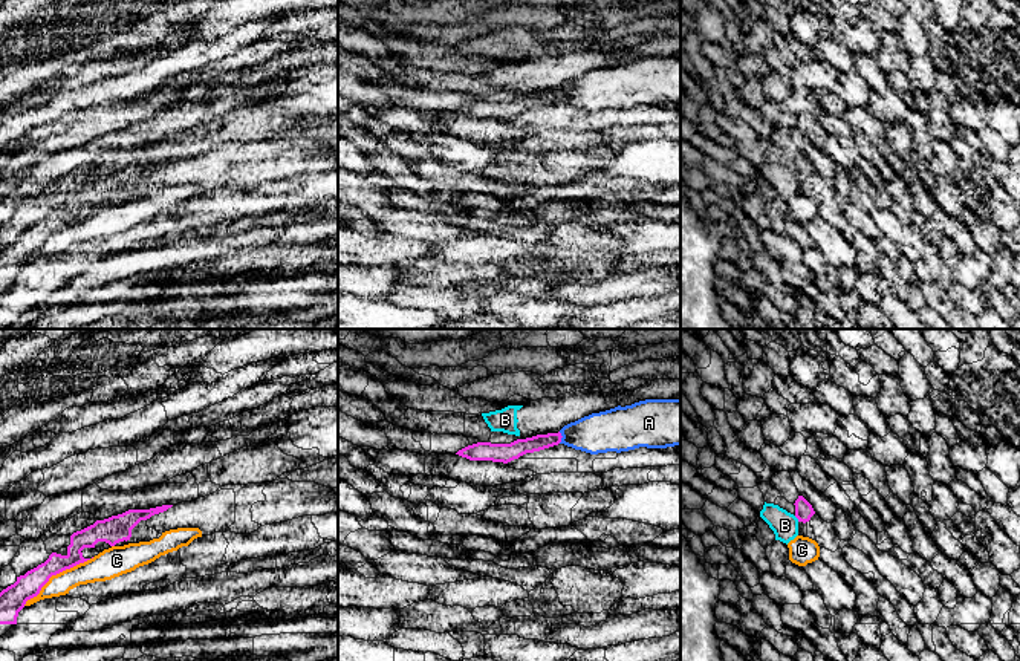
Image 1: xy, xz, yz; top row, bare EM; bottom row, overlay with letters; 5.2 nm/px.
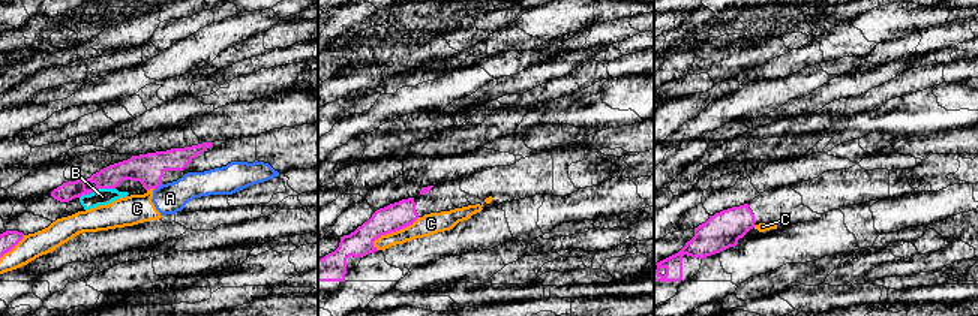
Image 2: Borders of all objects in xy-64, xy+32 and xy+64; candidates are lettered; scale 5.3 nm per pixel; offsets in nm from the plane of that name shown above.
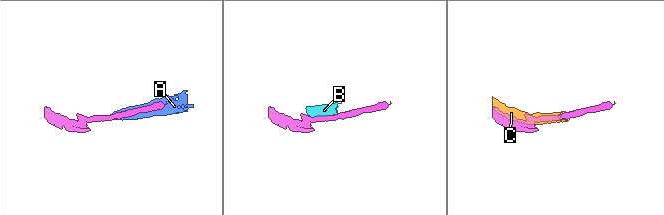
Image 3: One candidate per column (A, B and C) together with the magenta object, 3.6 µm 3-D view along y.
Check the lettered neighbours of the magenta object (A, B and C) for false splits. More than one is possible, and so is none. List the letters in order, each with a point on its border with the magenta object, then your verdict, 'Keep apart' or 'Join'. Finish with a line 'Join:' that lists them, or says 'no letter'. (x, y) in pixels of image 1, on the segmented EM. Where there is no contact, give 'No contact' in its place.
A: Touches magenta at xz (561, 436). Keep apart
B: Touches magenta at yz (797, 517). Keep apart
C: Touches magenta at xy (57, 573). Keep apart
Join: no letter

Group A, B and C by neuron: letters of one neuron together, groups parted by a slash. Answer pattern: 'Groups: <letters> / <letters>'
Groups: A C / B

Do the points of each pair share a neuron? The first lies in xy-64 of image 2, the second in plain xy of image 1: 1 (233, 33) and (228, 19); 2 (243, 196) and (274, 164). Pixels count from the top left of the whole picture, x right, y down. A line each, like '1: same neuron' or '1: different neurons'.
1: different neurons
2: different neurons

